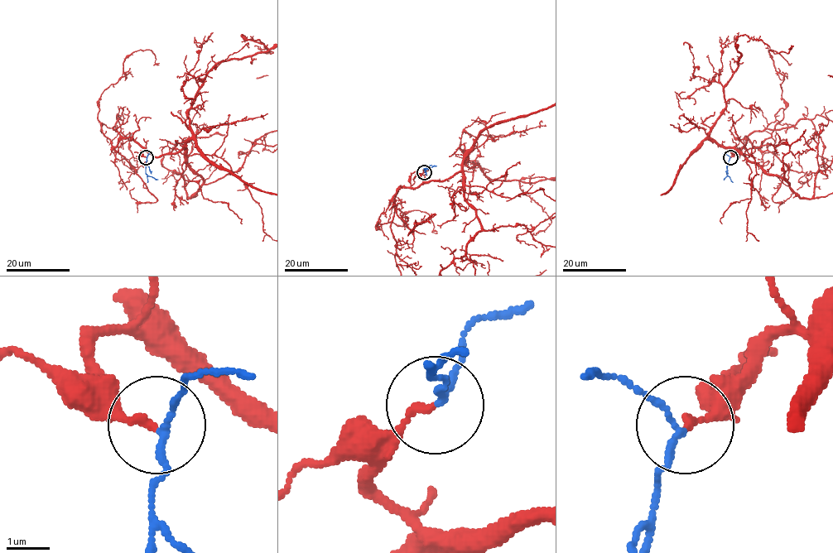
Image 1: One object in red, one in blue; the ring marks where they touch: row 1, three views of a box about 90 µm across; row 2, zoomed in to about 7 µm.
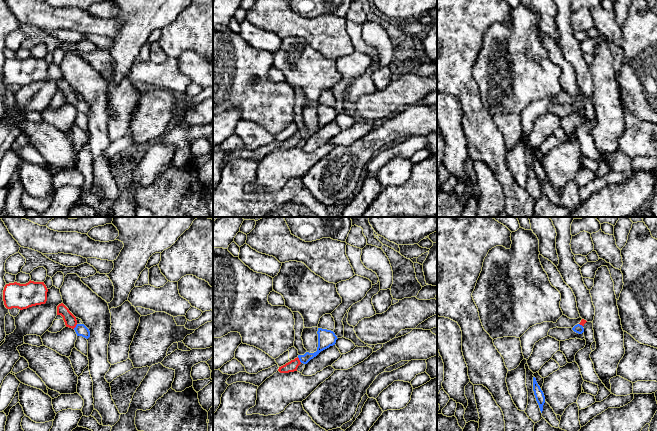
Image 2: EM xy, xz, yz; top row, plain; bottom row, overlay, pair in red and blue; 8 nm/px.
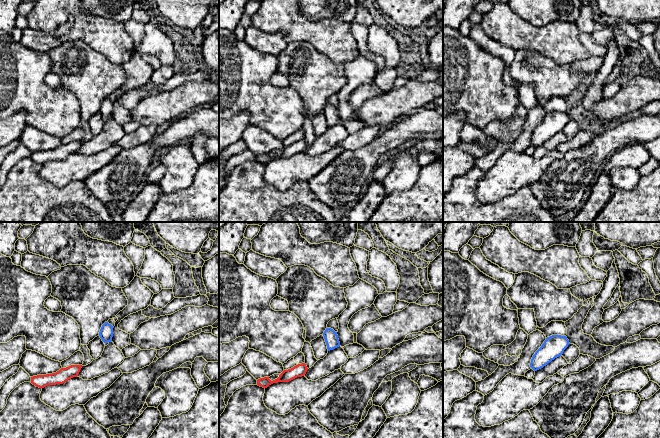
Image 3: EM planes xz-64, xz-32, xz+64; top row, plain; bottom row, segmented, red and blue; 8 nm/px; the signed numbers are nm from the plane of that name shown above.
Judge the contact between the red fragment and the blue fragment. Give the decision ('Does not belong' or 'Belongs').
Belongs

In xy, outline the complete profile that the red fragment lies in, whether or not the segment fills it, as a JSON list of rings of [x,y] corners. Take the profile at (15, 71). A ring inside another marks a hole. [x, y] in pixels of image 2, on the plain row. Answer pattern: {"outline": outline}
{"outline": [[[29,57],[26,60],[17,58],[6,60],[3,66],[3,77],[7,85],[27,85],[45,80],[48,65],[44,58]]]}

